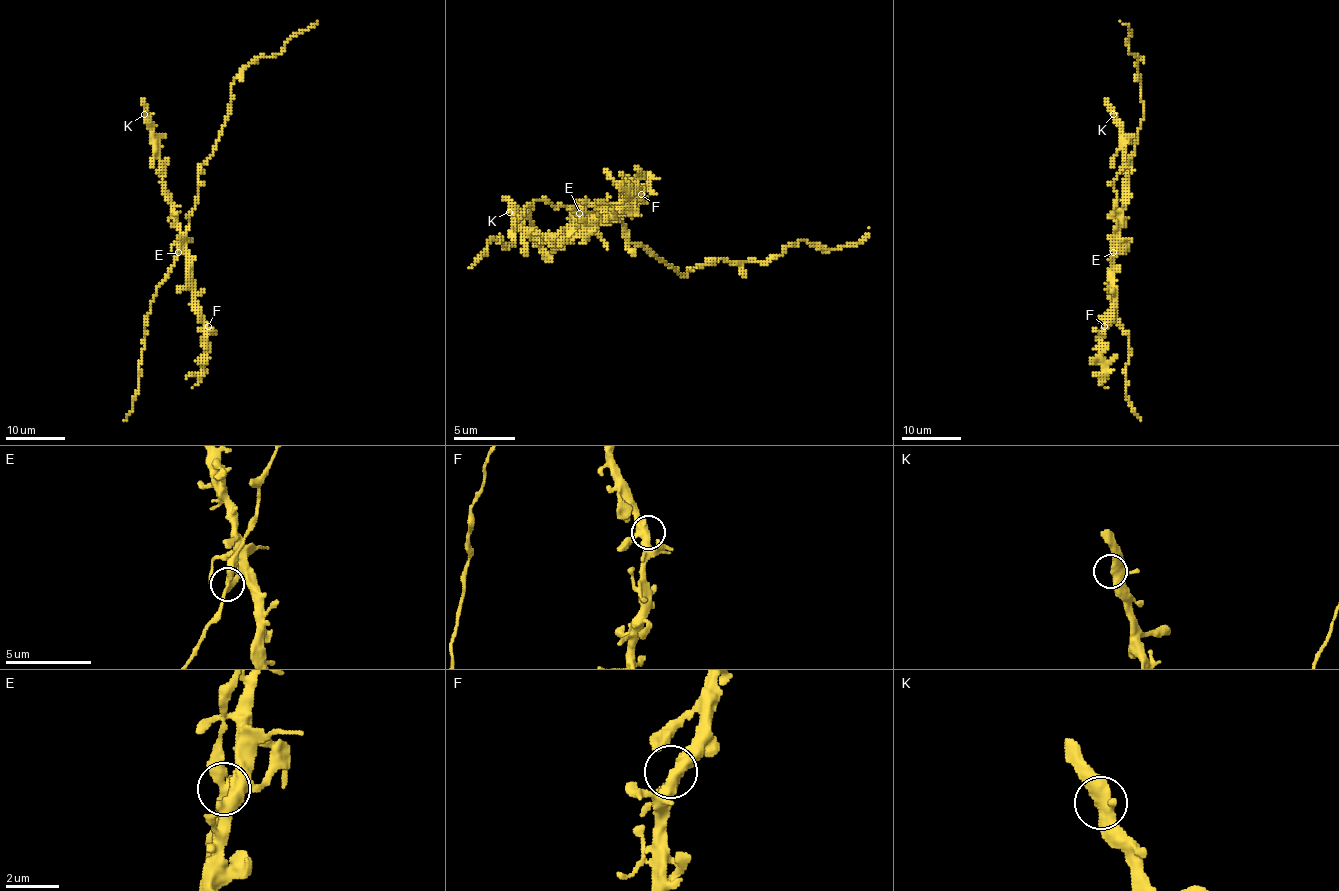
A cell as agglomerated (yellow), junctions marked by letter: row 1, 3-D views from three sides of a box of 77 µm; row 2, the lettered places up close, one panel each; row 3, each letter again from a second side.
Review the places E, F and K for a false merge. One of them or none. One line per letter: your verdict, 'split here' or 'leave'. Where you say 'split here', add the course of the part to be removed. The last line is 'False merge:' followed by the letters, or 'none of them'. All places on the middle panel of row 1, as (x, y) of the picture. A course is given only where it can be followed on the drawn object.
E: leave
F: leave
K: leave
False merge: none of them

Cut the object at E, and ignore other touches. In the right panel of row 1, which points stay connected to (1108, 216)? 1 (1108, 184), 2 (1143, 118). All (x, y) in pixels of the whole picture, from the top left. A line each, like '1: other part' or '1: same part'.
1: same part
2: same part

